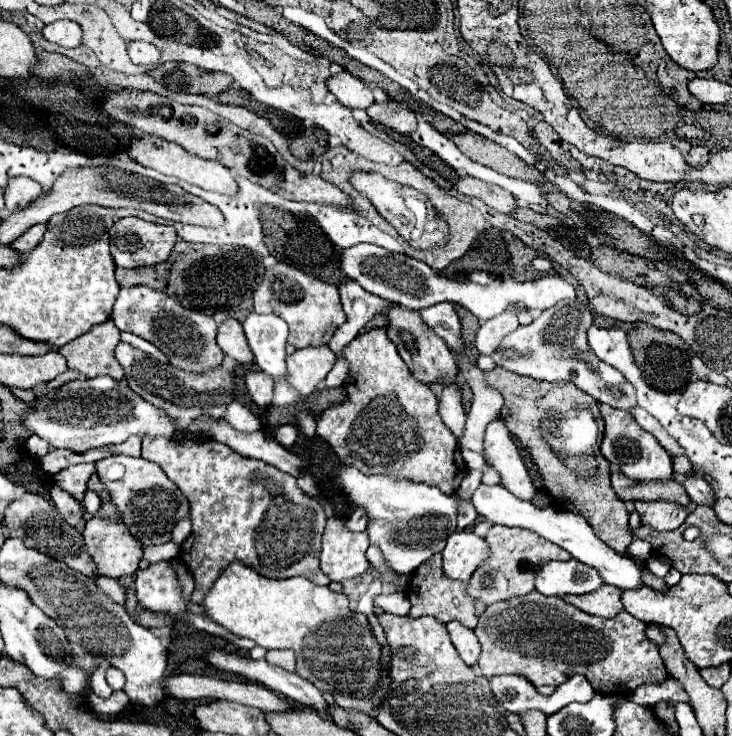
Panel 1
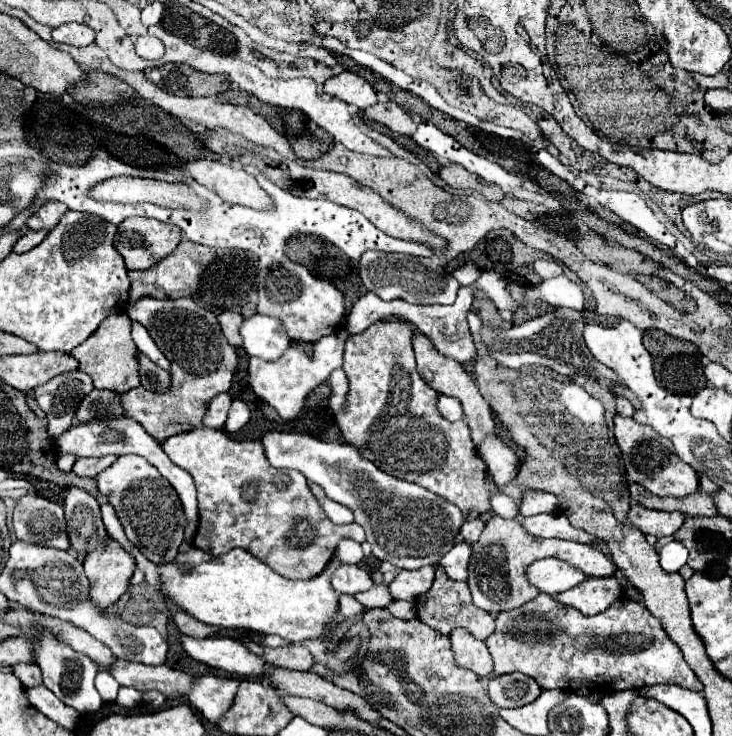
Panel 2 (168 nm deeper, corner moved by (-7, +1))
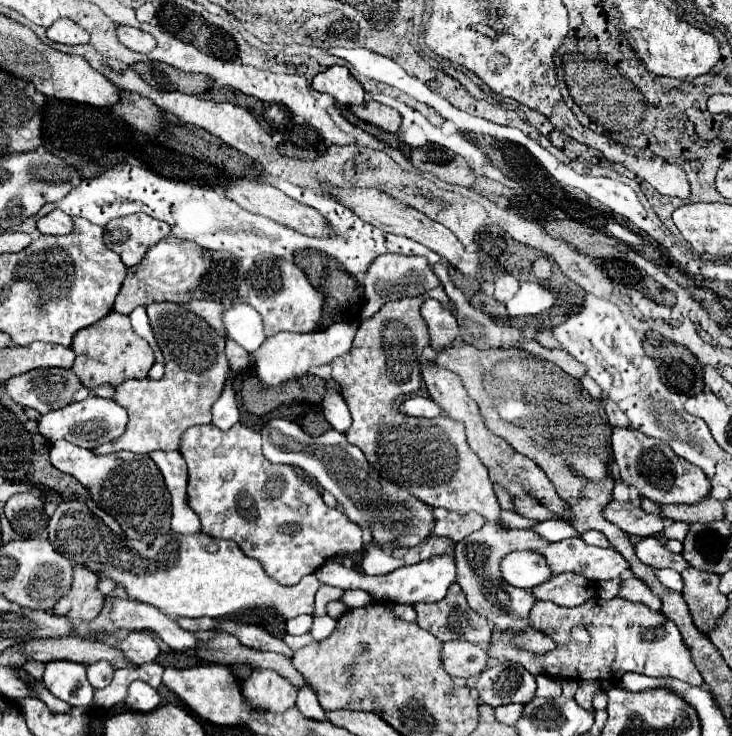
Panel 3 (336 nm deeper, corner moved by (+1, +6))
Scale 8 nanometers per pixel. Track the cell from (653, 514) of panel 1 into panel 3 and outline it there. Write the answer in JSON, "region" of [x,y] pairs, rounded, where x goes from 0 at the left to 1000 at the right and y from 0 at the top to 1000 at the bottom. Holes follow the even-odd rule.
{"region":[[[832,682],[824,690],[824,701],[843,712],[854,726],[859,728],[895,728],[900,723],[906,723],[906,704],[895,701],[895,698],[884,698],[876,690],[865,690],[859,682],[848,685],[848,682]]]}

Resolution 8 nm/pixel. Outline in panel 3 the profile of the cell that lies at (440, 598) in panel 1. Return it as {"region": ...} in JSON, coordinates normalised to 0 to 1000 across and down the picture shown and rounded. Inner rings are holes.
{"region":[[[616,793],[611,810],[602,818],[594,821],[570,821],[570,848],[589,859],[600,872],[613,872],[613,870],[638,870],[646,875],[668,875],[671,870],[671,853],[665,848],[665,842],[660,842],[660,837],[654,837],[635,815],[633,802],[627,793]]]}

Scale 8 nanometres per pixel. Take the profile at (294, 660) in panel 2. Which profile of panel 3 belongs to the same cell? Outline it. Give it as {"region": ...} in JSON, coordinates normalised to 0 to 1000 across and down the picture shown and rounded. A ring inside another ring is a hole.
{"region":[[[305,842],[296,848],[299,856],[307,856],[313,861],[318,861],[321,867],[327,867],[335,878],[348,880],[348,883],[370,883],[378,889],[387,889],[392,894],[400,891],[400,883],[395,878],[389,878],[389,872],[384,867],[370,864],[362,853],[351,851],[351,848],[335,848],[335,845],[318,845],[318,842]]]}

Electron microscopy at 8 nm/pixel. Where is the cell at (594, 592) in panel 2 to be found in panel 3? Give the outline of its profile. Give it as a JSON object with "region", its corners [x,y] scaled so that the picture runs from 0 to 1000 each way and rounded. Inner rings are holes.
{"region":[[[761,780],[753,788],[728,799],[728,810],[734,815],[750,815],[764,823],[794,823],[802,815],[813,813],[816,793],[791,783],[791,780]]]}

